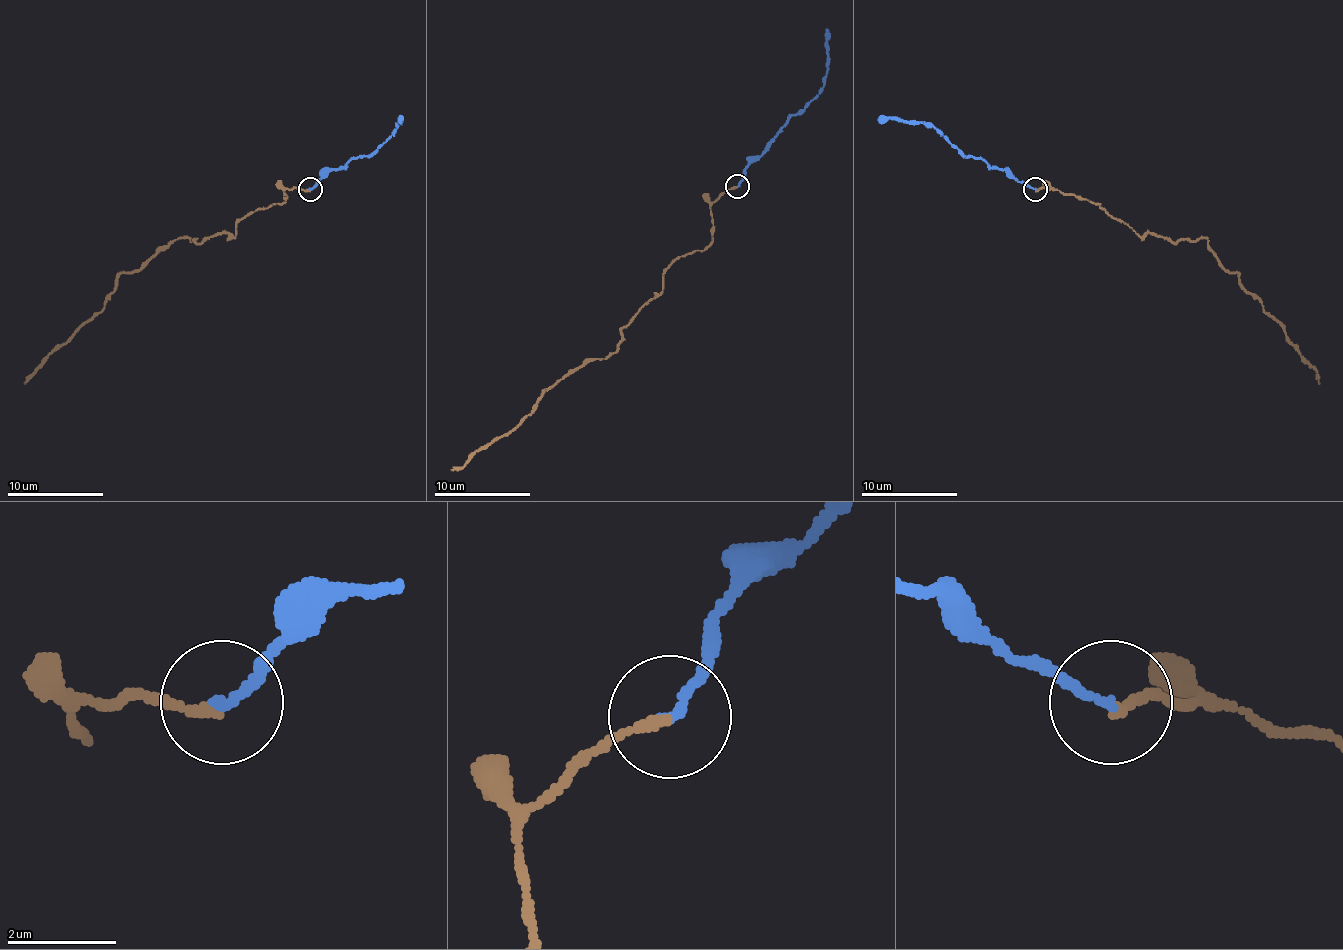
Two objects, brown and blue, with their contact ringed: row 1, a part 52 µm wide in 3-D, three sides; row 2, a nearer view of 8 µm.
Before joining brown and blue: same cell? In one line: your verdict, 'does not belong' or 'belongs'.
does not belong

